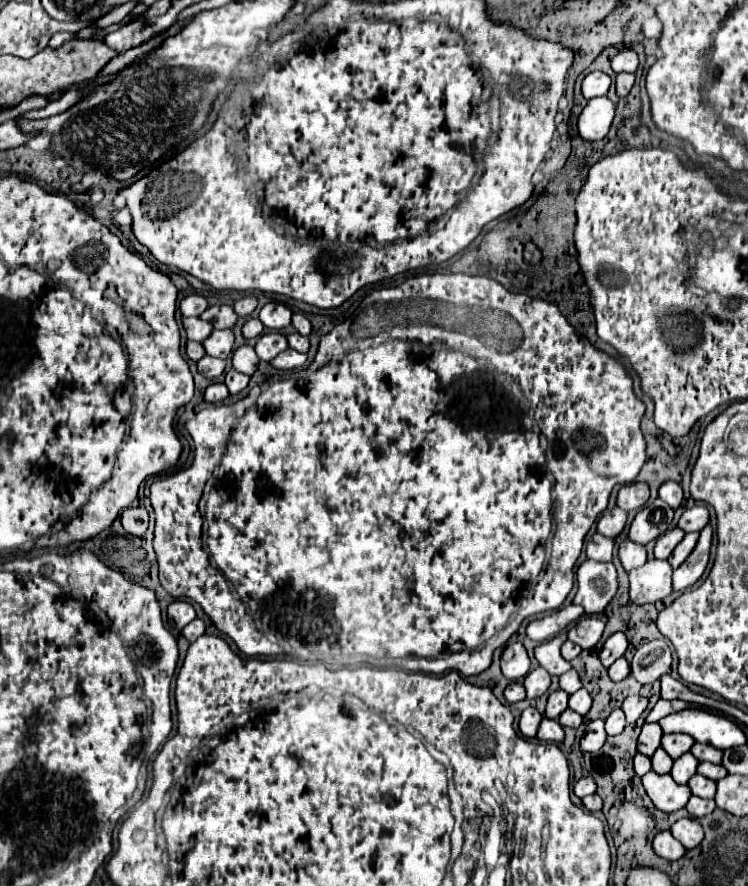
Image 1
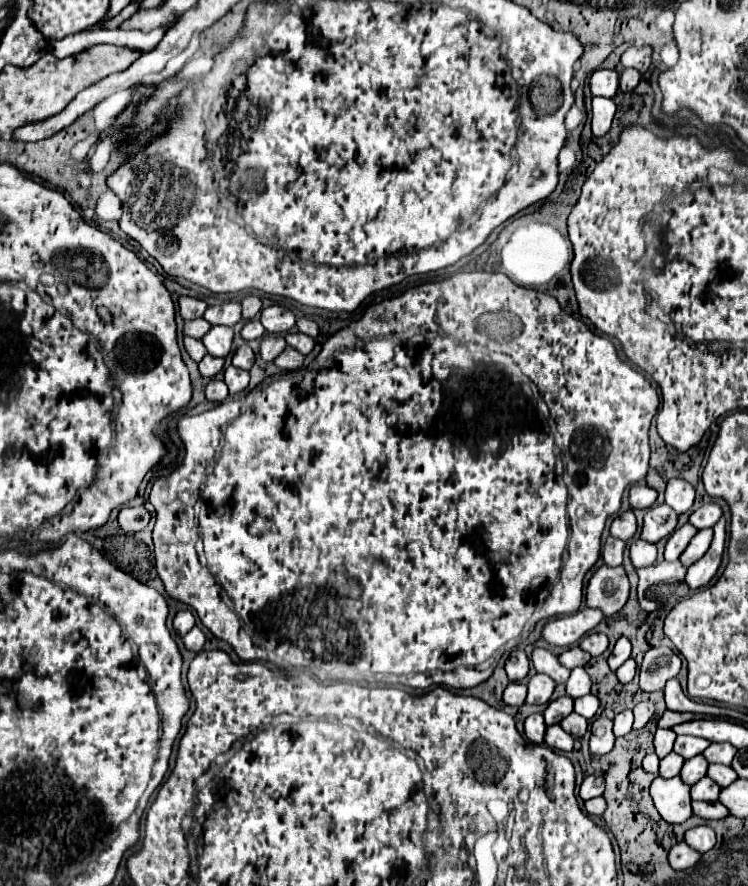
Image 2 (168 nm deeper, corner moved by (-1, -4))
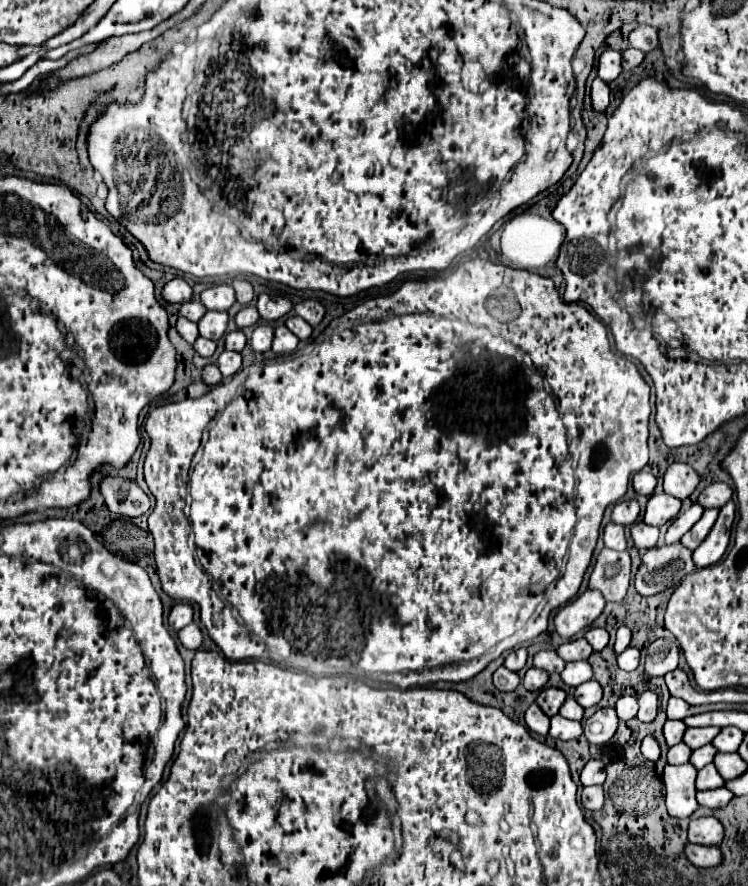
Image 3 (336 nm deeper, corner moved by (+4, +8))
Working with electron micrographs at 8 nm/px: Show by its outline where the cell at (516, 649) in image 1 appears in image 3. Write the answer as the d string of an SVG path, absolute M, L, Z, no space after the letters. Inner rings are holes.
M517 648L517 650L511 650L509 656L505 658L505 666L513 672L521 670L525 666L525 660L527 660L527 650L525 648Z

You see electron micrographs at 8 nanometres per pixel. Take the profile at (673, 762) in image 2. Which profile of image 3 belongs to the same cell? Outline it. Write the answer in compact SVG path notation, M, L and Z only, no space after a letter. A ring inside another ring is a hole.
M683 742L677 744L677 746L671 746L669 752L667 752L667 762L669 764L685 764L685 762L689 762L691 752L693 750L689 746L685 746Z

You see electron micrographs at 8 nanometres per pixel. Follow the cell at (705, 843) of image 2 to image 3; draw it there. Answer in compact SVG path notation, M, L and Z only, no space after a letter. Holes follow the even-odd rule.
M697 818L689 824L689 842L717 846L723 838L723 826L717 818Z

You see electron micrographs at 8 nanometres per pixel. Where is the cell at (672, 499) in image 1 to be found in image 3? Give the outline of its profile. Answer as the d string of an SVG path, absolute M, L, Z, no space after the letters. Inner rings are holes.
M675 462L665 472L663 488L665 488L665 492L669 496L685 500L687 496L693 494L693 490L697 488L697 484L699 484L699 474L689 464Z

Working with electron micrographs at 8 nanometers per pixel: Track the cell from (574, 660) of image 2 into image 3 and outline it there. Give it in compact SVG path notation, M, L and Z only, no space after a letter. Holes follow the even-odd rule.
M577 638L577 640L569 640L569 642L561 644L557 652L565 662L573 662L573 660L587 660L591 656L593 648L585 638Z

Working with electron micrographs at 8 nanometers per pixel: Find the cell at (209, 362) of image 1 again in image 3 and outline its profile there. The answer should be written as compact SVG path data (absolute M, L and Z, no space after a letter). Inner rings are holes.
M199 336L199 338L193 342L193 348L197 350L199 356L213 356L217 344L215 344L213 340L207 340L207 338L201 338L201 336Z

